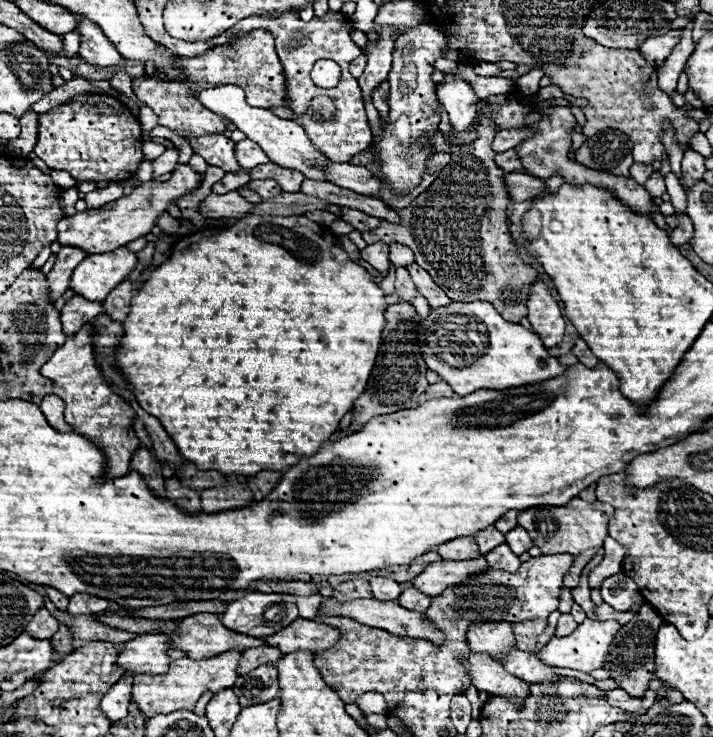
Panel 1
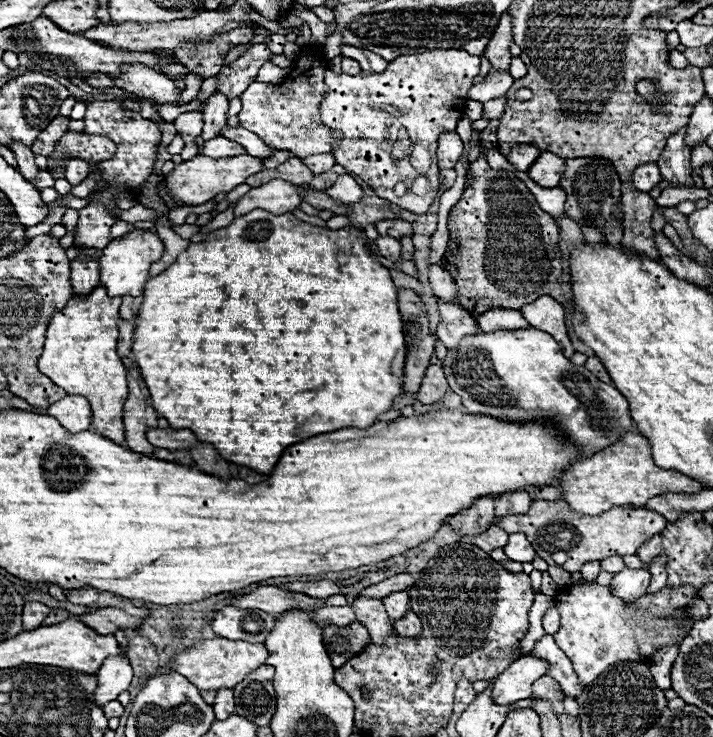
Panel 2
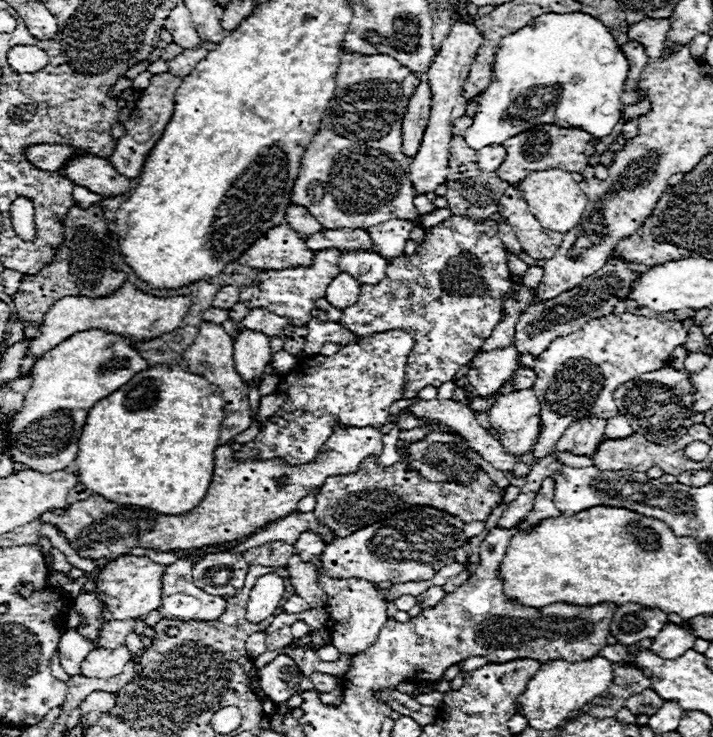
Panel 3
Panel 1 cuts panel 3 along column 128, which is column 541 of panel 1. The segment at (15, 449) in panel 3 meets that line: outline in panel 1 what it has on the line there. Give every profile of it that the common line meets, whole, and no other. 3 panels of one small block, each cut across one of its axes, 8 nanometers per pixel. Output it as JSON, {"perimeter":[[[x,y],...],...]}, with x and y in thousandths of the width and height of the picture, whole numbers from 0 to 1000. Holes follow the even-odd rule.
{"perimeter":[[[631,410],[614,421],[603,418],[600,431],[592,431],[586,442],[586,464],[600,502],[612,505],[645,537],[676,526],[707,529],[760,518],[794,502],[777,483],[769,483],[755,453],[710,437],[684,410]]]}

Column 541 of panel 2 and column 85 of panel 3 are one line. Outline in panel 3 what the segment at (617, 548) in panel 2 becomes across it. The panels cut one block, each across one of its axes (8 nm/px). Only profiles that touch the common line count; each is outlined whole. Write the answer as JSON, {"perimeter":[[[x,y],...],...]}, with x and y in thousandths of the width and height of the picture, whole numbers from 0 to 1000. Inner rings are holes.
{"perimeter":[[[468,578],[468,589],[460,594],[446,621],[429,632],[407,632],[396,621],[373,627],[331,627],[325,624],[328,611],[323,602],[311,602],[300,616],[300,646],[292,659],[289,676],[261,697],[230,700],[194,687],[171,687],[151,681],[143,673],[126,673],[101,684],[90,700],[76,700],[73,695],[59,697],[62,711],[76,711],[87,719],[98,741],[118,757],[137,760],[140,754],[171,754],[188,741],[219,744],[219,746],[247,746],[247,744],[281,744],[300,735],[323,735],[351,725],[356,716],[415,692],[415,684],[449,662],[460,646],[496,643],[513,621],[530,624],[536,616],[536,589],[525,581],[499,578]],[[393,649],[404,649],[401,659],[390,659]]]}

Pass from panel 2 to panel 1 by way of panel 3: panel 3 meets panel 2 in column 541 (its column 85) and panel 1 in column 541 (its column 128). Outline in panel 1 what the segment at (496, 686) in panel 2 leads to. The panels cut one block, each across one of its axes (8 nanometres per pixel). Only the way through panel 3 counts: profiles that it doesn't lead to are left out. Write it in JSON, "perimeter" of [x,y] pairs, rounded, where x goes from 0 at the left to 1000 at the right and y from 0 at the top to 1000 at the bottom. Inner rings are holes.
{"perimeter":[[[822,839],[799,863],[774,866],[752,890],[769,904],[802,906],[802,909],[813,909],[813,912],[825,915],[825,912],[844,906],[850,901],[853,879],[856,879],[856,874],[861,870],[870,852],[872,852],[872,847],[867,841],[839,843]]]}

